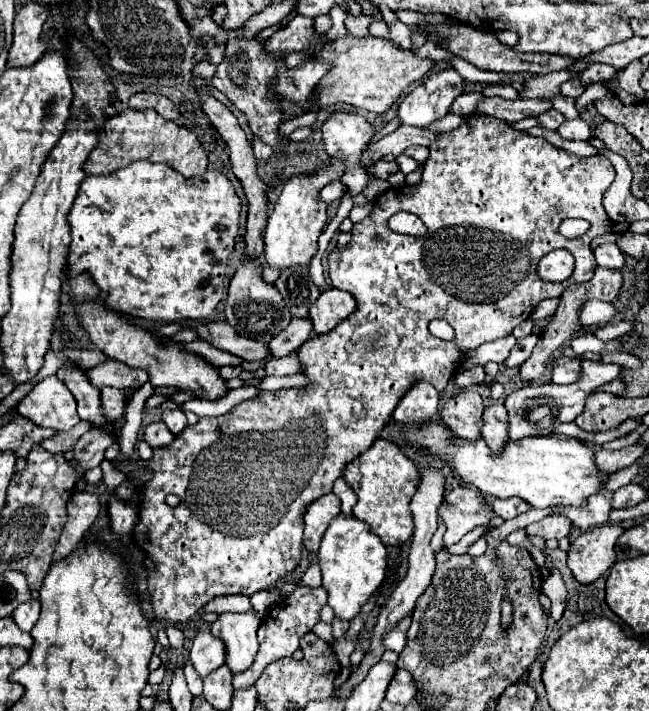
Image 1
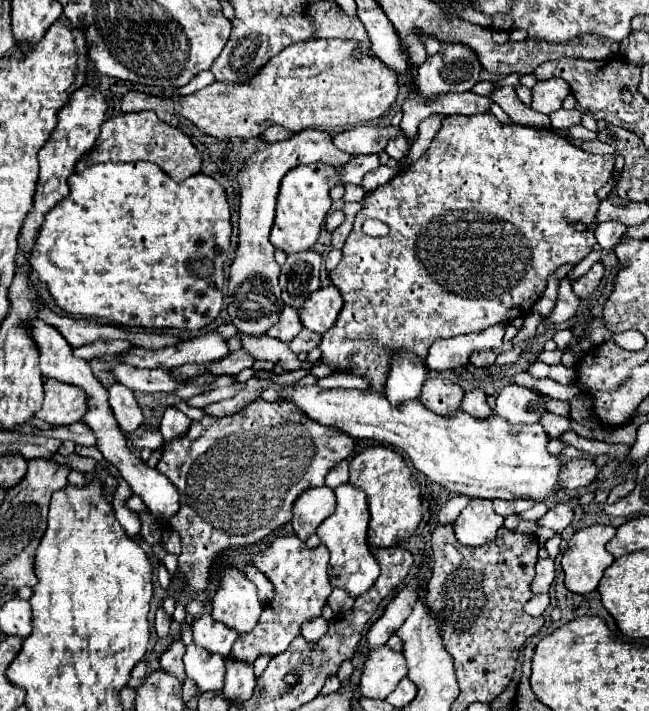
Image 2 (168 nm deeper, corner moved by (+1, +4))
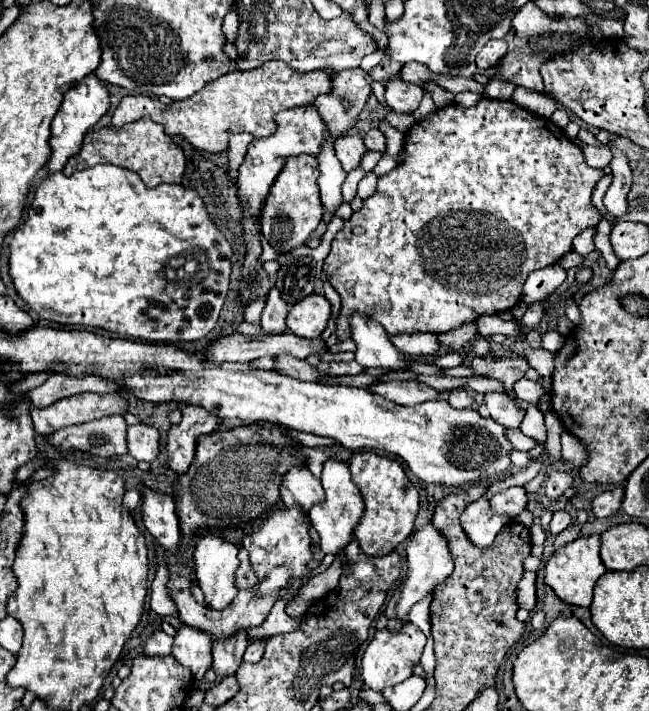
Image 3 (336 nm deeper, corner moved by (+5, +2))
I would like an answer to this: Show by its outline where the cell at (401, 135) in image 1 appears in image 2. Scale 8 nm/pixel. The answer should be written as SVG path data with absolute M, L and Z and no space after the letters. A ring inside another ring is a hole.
M353 155L349 165L331 167L327 163L313 163L313 165L299 165L291 169L283 181L281 191L277 197L277 215L271 229L271 243L275 249L285 251L287 255L307 251L319 239L321 227L325 223L327 213L331 208L330 191L335 185L354 183L361 185L361 179L367 171L379 167L379 155Z

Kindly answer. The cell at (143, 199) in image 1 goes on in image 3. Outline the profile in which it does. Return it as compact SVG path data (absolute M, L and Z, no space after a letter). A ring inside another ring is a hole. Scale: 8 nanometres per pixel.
M95 165L83 171L75 171L69 177L65 177L61 171L49 173L35 185L35 193L27 209L27 217L13 233L13 239L9 243L9 275L21 299L29 305L29 309L33 309L45 321L55 321L61 325L97 327L97 329L113 331L143 341L165 341L165 343L197 341L215 327L219 319L219 311L225 303L227 289L229 289L229 275L231 275L231 245L213 225L201 197L193 189L187 189L183 185L167 185L167 183L147 189L141 177L129 169L121 169L115 165Z

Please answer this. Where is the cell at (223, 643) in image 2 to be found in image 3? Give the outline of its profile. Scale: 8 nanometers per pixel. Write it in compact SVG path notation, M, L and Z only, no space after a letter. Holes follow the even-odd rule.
M275 567L263 581L257 581L257 585L253 585L249 591L239 591L235 601L221 611L215 609L207 609L205 605L197 603L191 595L191 581L187 581L187 577L183 575L169 575L169 583L167 583L167 591L171 595L171 599L175 601L177 609L179 609L179 617L183 621L187 621L191 627L197 627L201 631L207 631L211 635L211 639L227 639L231 635L235 635L239 629L251 629L261 625L267 615L271 613L271 607L275 605L275 601L281 595L281 589L285 589L291 581L291 569L287 567Z

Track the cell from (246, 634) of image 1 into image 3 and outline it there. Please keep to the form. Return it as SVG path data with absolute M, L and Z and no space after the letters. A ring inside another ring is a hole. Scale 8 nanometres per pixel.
M205 535L195 545L195 573L199 579L199 587L205 593L205 601L211 609L225 609L237 595L237 553L237 545L217 535Z

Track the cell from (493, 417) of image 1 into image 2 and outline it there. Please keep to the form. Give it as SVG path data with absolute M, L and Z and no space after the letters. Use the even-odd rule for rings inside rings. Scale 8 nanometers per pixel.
M473 389L473 391L467 391L465 393L465 399L463 399L463 407L461 407L465 413L471 413L473 417L479 417L479 419L487 419L493 415L489 403L487 403L487 395L479 389Z

